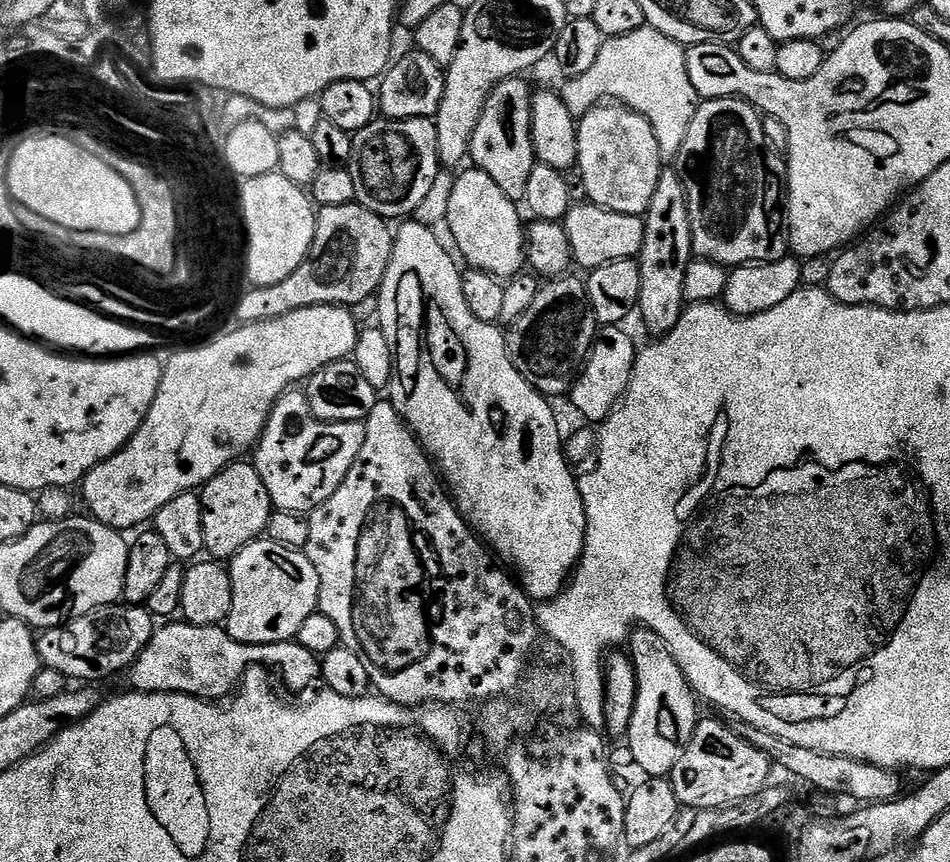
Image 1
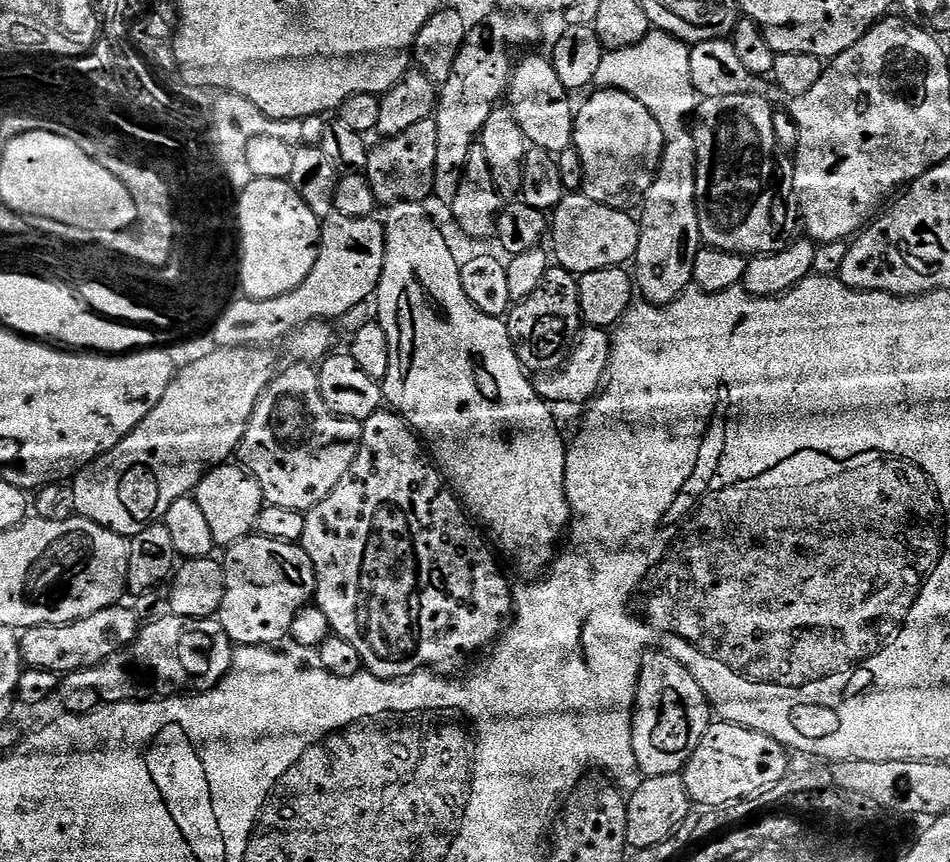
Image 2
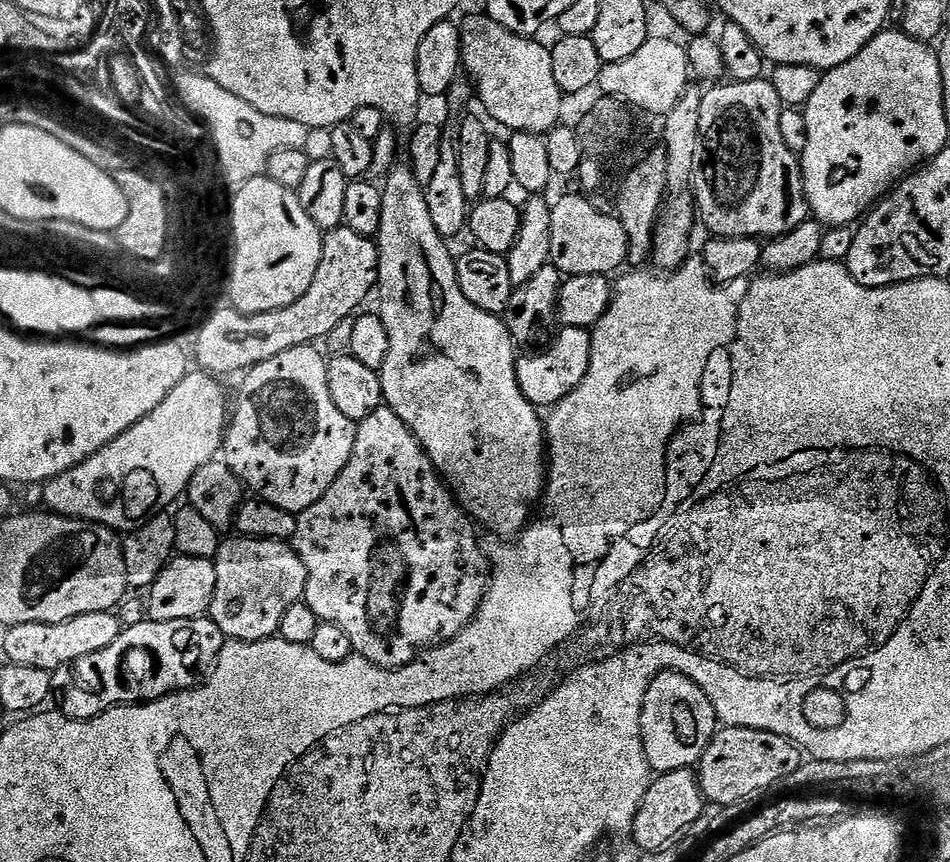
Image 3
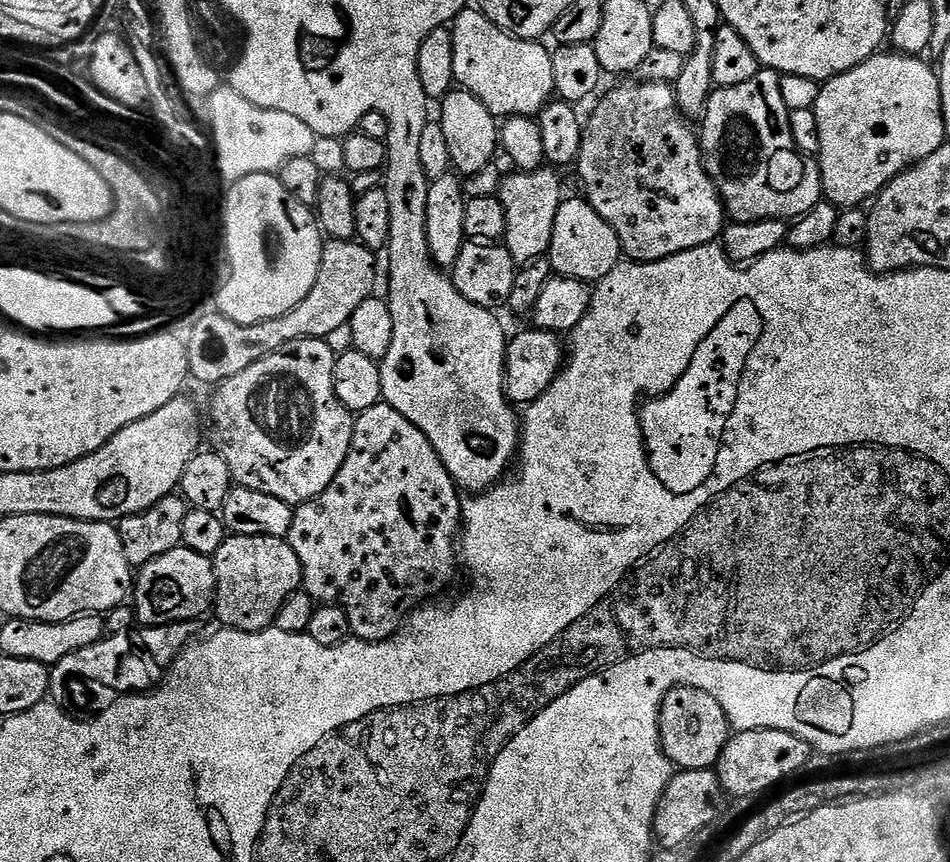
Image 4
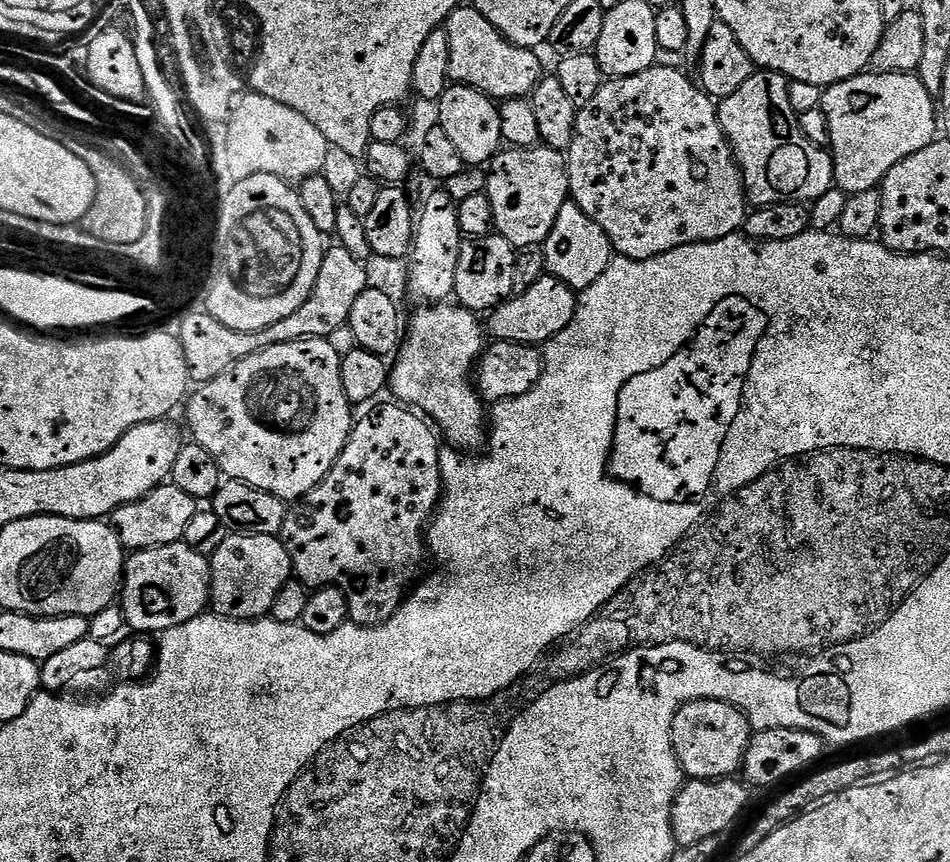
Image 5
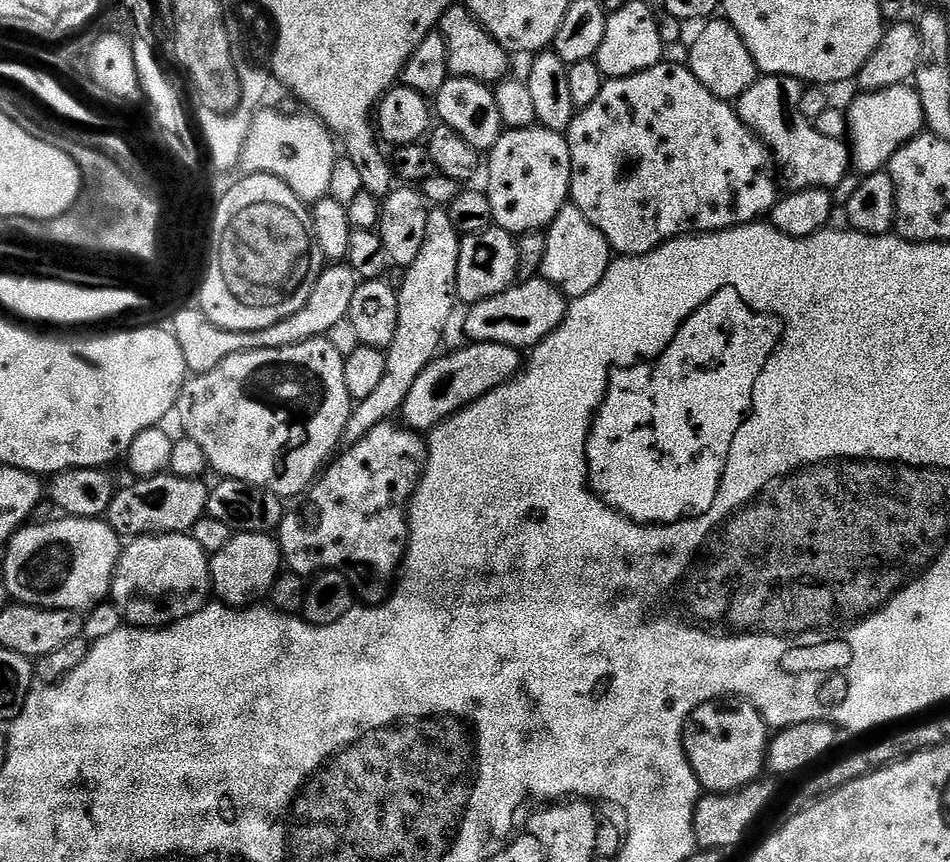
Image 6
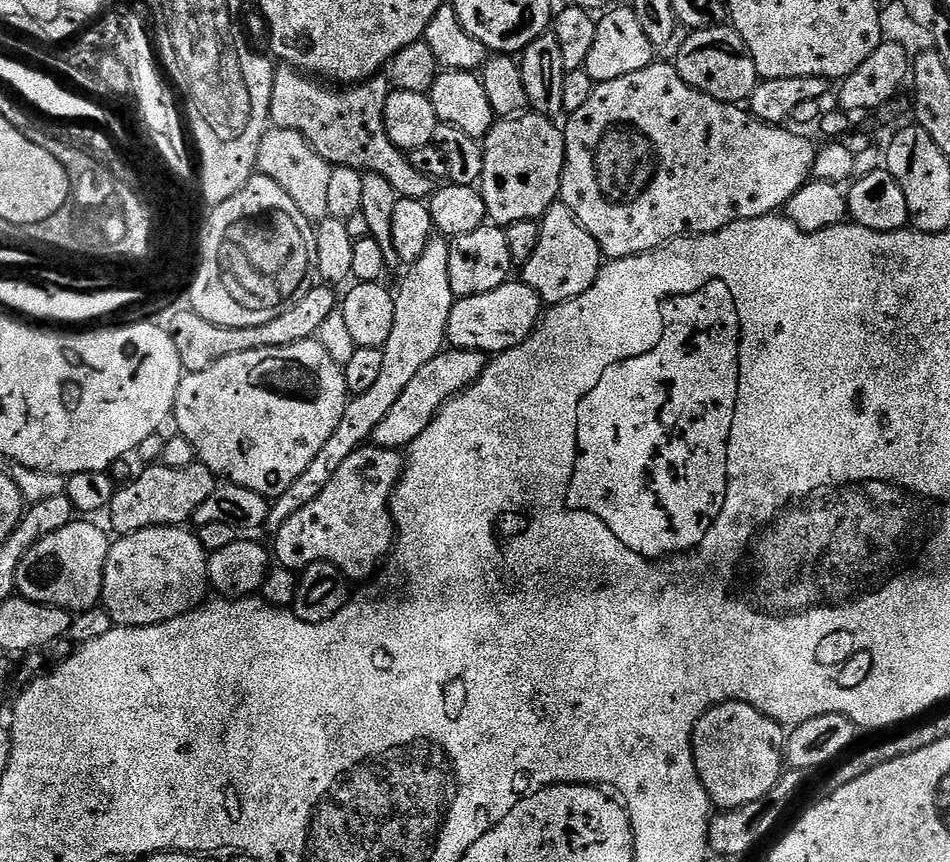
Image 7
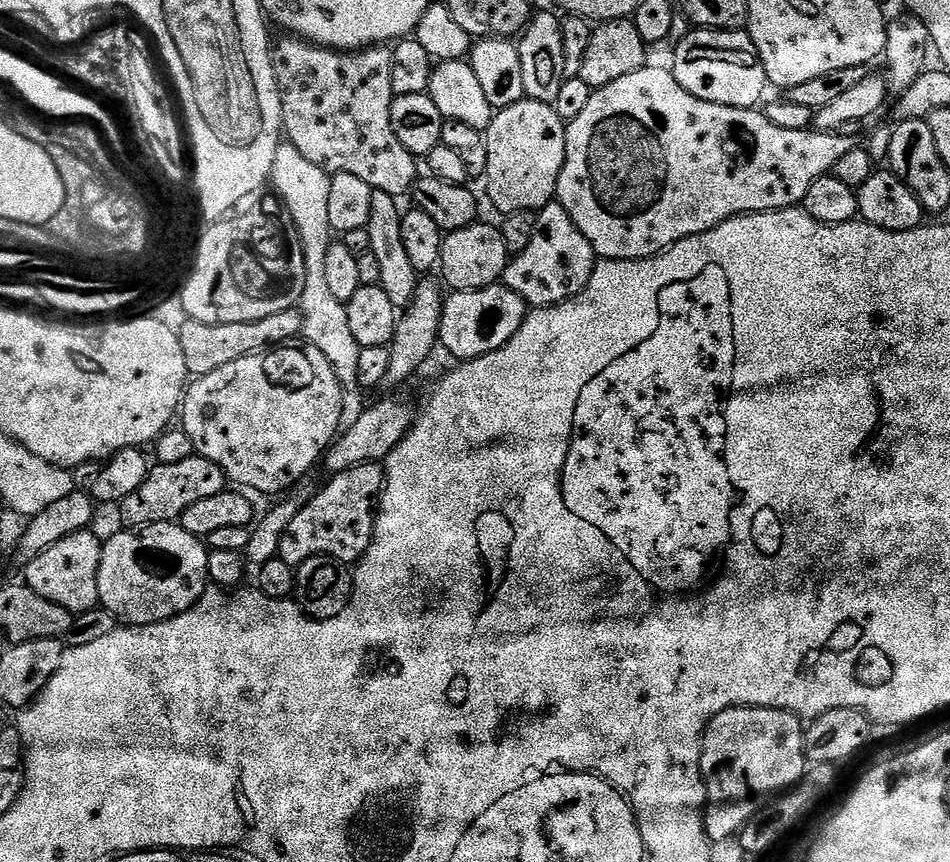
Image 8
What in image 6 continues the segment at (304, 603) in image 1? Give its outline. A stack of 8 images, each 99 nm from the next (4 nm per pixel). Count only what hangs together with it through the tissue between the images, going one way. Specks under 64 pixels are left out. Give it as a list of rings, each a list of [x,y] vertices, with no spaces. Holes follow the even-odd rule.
[[[237,532],[230,538],[230,542],[226,542],[226,546],[222,546],[222,550],[211,553],[210,567],[212,570],[212,590],[219,603],[237,610],[259,605],[269,599],[274,582],[282,571],[282,557],[277,537],[266,532],[262,534]]]

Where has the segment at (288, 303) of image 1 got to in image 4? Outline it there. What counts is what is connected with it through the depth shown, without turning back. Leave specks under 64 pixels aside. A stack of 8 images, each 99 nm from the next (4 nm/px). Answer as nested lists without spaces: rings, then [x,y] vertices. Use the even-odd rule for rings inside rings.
[[[353,238],[350,240],[329,239],[324,246],[322,266],[314,282],[314,290],[290,314],[254,326],[242,326],[230,322],[230,318],[213,314],[204,316],[192,328],[192,337],[187,337],[188,370],[193,381],[219,386],[223,380],[242,374],[246,366],[254,366],[262,358],[274,354],[280,348],[296,340],[323,340],[338,326],[348,326],[348,320],[377,291],[376,289],[377,253],[371,252],[365,244]]]

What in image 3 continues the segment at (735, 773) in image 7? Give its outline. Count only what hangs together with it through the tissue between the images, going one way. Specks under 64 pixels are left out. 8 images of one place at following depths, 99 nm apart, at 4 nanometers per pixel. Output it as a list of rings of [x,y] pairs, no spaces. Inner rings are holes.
[[[662,670],[648,683],[642,706],[643,759],[653,768],[653,773],[682,770],[699,765],[708,743],[718,731],[716,711],[708,695],[688,676],[681,672]]]

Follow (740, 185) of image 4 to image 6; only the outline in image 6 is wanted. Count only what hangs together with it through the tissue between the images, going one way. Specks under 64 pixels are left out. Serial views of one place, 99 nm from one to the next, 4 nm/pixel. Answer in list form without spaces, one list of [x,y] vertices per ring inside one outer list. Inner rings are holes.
[[[761,75],[735,101],[740,121],[752,131],[772,153],[778,180],[788,192],[807,188],[833,190],[850,172],[850,148],[844,140],[825,138],[818,134],[815,123],[800,113],[799,105],[805,85],[793,76]]]

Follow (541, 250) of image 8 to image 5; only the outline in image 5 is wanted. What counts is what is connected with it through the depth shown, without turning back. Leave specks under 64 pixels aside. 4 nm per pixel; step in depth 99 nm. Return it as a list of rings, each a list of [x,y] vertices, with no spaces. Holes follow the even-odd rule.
[[[575,202],[564,204],[562,210],[558,210],[554,230],[550,230],[550,234],[544,239],[542,251],[547,275],[557,276],[577,290],[589,288],[591,284],[598,282],[598,278],[602,278],[614,258],[612,243],[602,226],[591,220]]]

